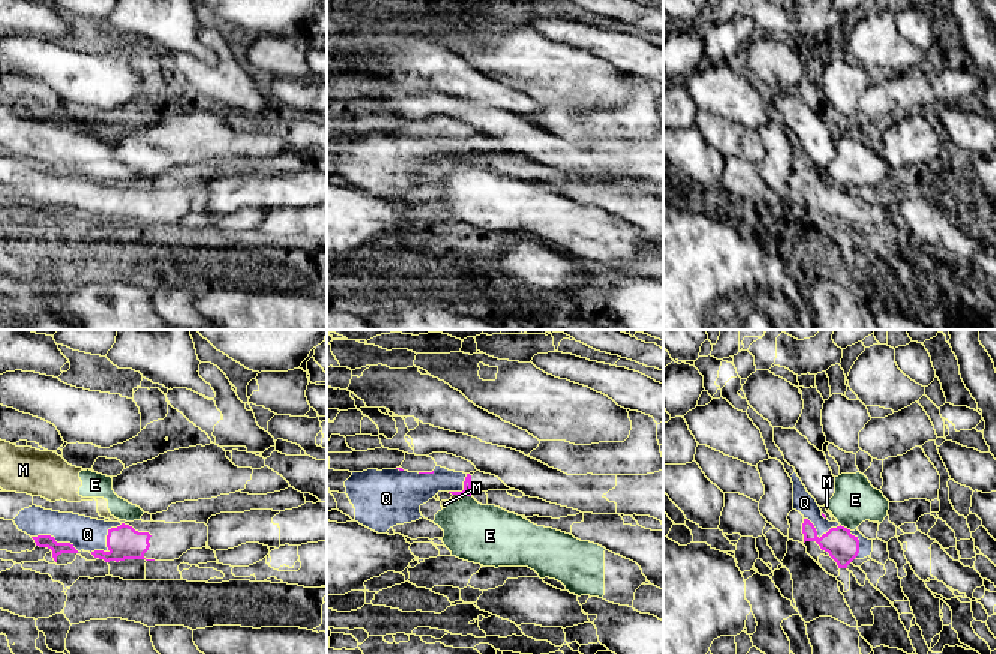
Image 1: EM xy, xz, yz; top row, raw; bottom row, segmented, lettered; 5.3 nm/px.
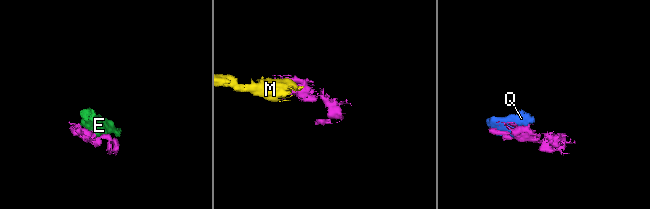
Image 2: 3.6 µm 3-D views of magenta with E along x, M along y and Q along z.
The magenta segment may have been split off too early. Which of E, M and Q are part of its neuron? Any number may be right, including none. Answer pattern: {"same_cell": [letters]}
{"same_cell": ["Q"]}

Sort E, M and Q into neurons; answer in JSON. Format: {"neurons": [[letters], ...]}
{"neurons": [["E", "M"], ["Q"]]}

